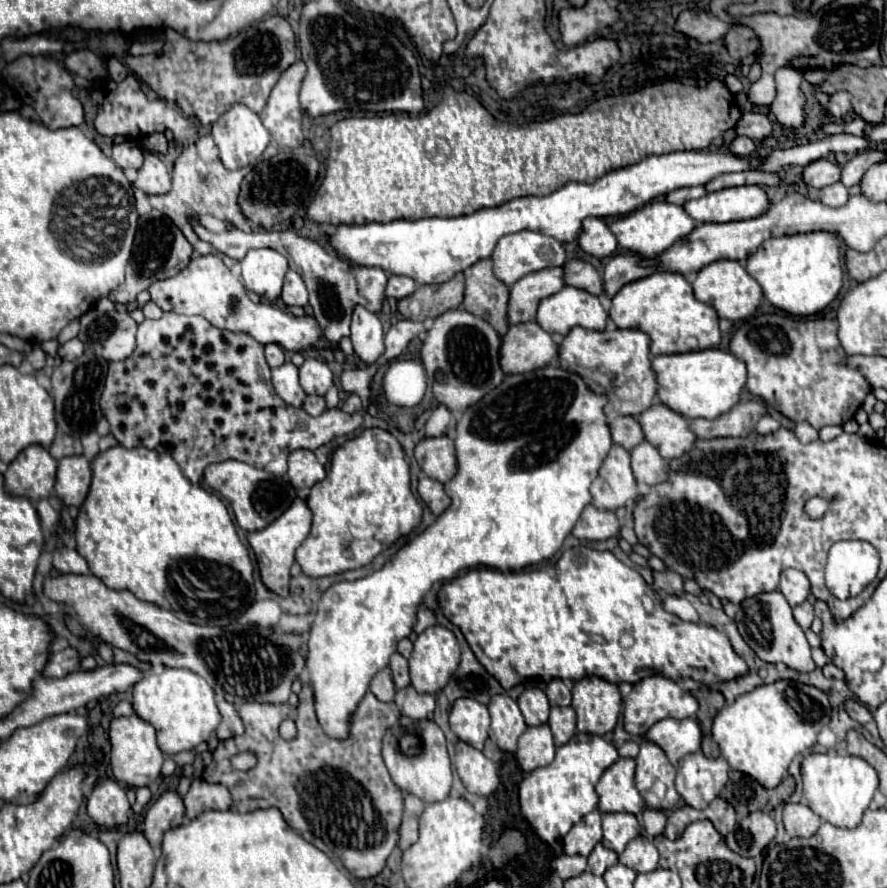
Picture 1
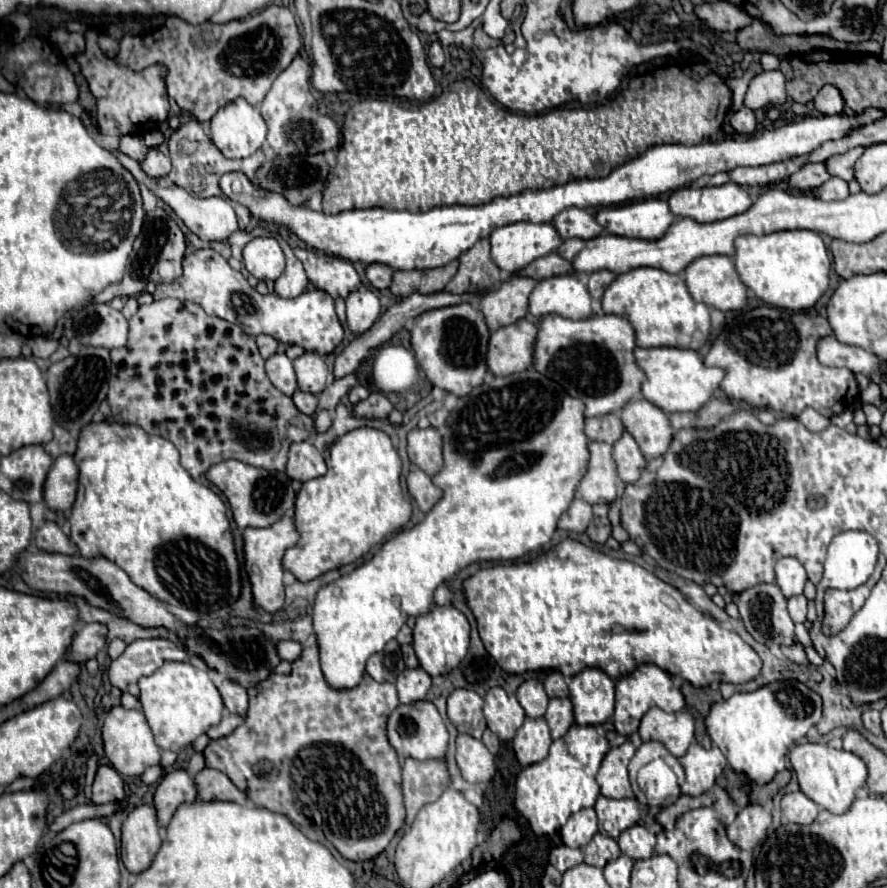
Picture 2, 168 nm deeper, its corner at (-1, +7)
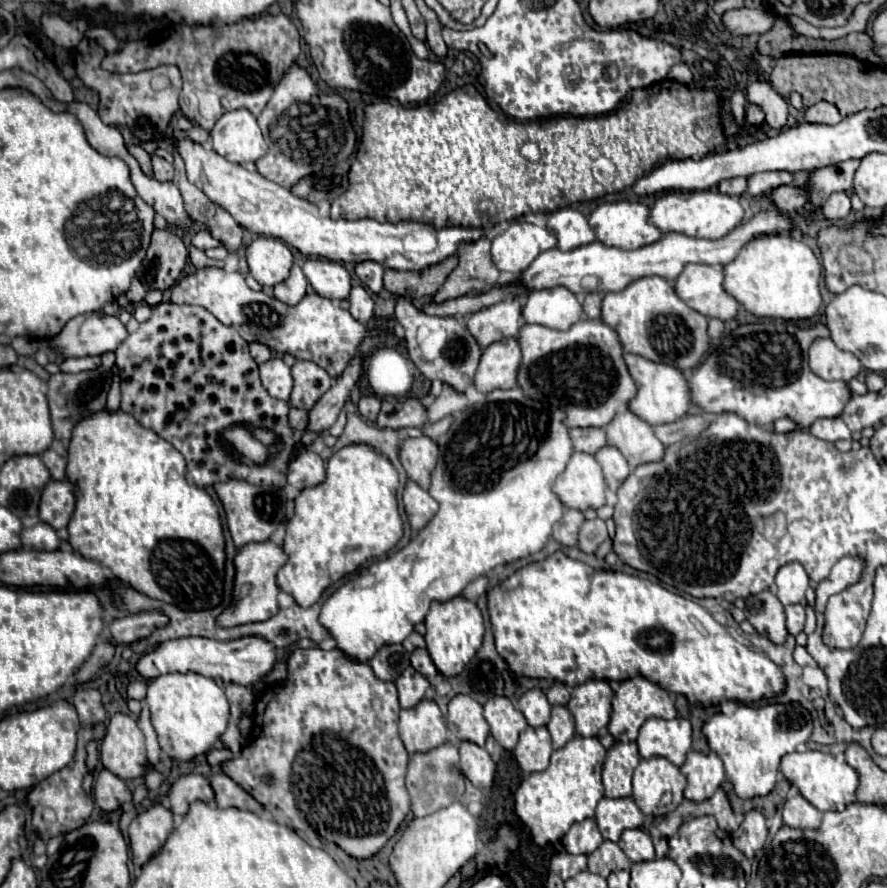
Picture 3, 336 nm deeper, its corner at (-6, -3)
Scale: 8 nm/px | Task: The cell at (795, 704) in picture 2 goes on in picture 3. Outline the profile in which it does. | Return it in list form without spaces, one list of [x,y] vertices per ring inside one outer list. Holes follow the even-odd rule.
[[[768,704],[768,706],[740,706],[732,716],[716,714],[702,726],[704,736],[708,738],[708,746],[712,752],[716,752],[722,762],[728,780],[734,784],[734,792],[740,798],[754,798],[754,796],[766,796],[778,780],[778,764],[784,754],[790,754],[796,750],[798,744],[804,744],[812,734],[812,716],[806,708],[800,704]]]

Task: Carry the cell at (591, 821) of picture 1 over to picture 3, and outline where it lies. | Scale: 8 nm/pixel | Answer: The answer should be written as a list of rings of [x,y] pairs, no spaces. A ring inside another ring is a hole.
[[[586,818],[584,822],[578,822],[574,836],[576,836],[576,846],[580,854],[590,854],[604,842],[594,818]]]

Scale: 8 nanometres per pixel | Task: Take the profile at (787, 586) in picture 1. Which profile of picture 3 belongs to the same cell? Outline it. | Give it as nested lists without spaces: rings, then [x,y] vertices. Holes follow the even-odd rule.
[[[798,562],[784,564],[776,574],[776,596],[778,600],[788,606],[804,600],[804,592],[808,588],[808,574]]]

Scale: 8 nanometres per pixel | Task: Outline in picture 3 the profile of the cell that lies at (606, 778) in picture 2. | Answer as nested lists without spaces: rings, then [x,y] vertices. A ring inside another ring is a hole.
[[[616,742],[606,752],[606,760],[602,764],[602,782],[604,796],[608,798],[624,798],[632,794],[632,772],[640,762],[636,742]]]

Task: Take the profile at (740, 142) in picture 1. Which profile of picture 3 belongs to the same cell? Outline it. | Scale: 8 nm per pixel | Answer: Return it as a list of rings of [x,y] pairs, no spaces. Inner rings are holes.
[[[750,104],[748,108],[746,108],[746,120],[748,120],[748,124],[762,124],[764,122],[764,112],[762,112],[762,108],[760,106],[756,106],[756,104]]]

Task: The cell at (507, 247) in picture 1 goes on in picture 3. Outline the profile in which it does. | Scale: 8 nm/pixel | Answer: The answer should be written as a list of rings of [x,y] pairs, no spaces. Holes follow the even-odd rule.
[[[512,220],[508,228],[492,240],[492,260],[500,272],[520,274],[532,260],[556,246],[556,236],[544,226],[526,220]]]

